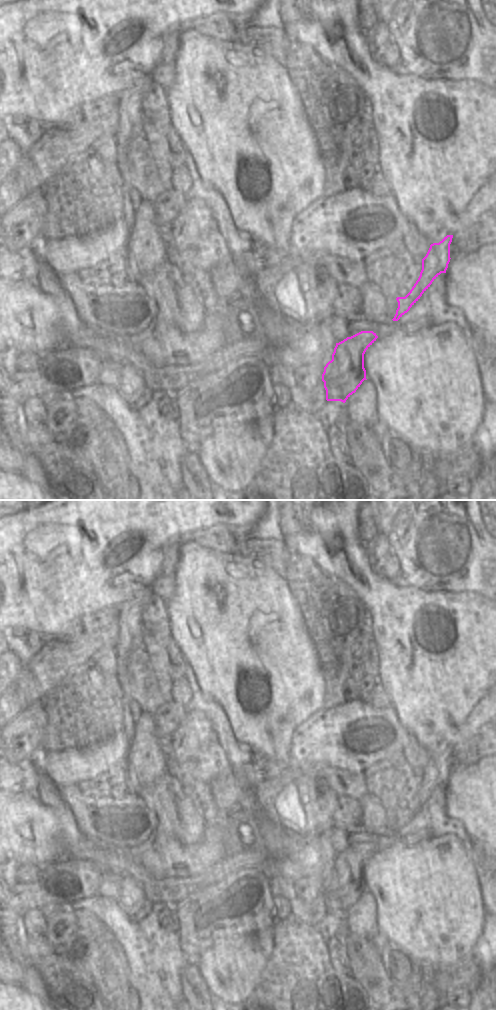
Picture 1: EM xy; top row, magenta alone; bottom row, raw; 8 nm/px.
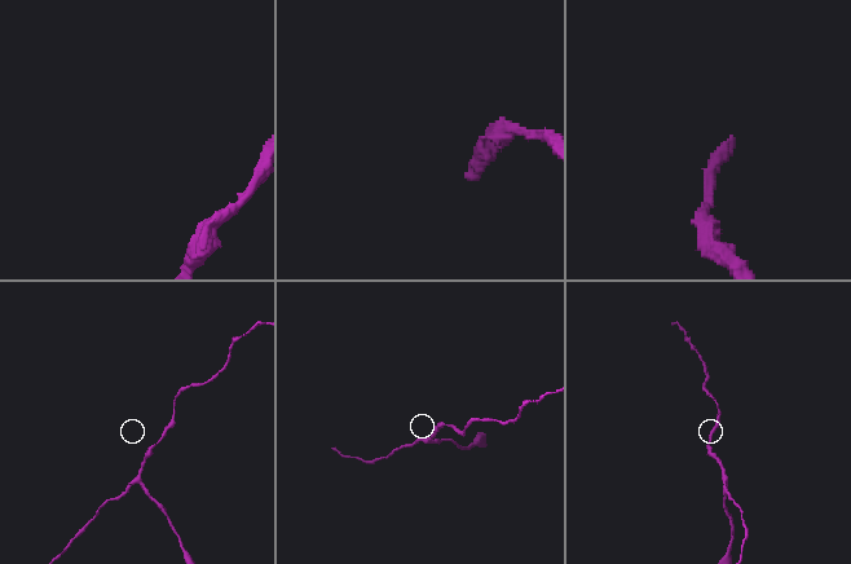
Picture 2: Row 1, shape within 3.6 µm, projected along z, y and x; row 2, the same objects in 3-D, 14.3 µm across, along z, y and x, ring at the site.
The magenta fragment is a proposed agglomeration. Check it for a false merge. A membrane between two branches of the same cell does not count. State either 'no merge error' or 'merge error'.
no merge error

